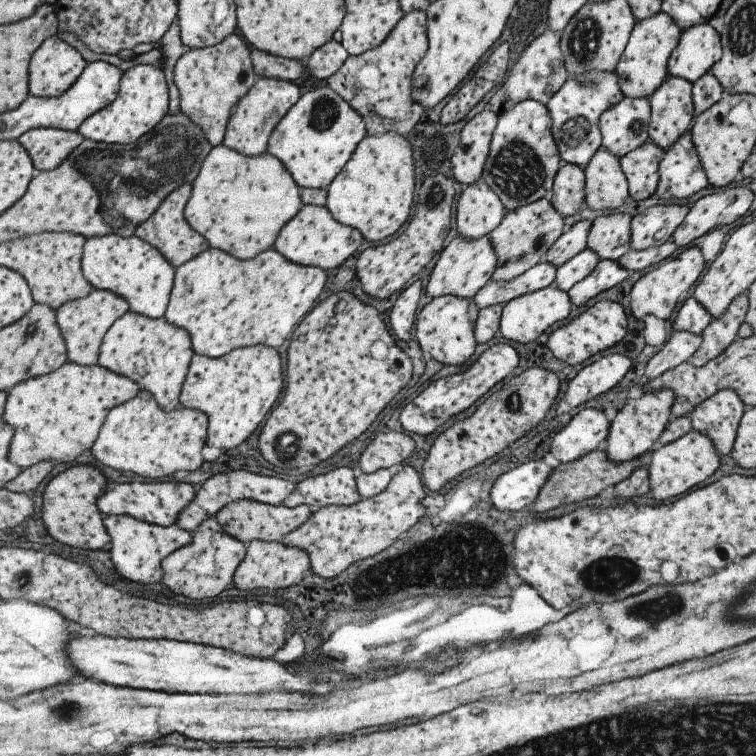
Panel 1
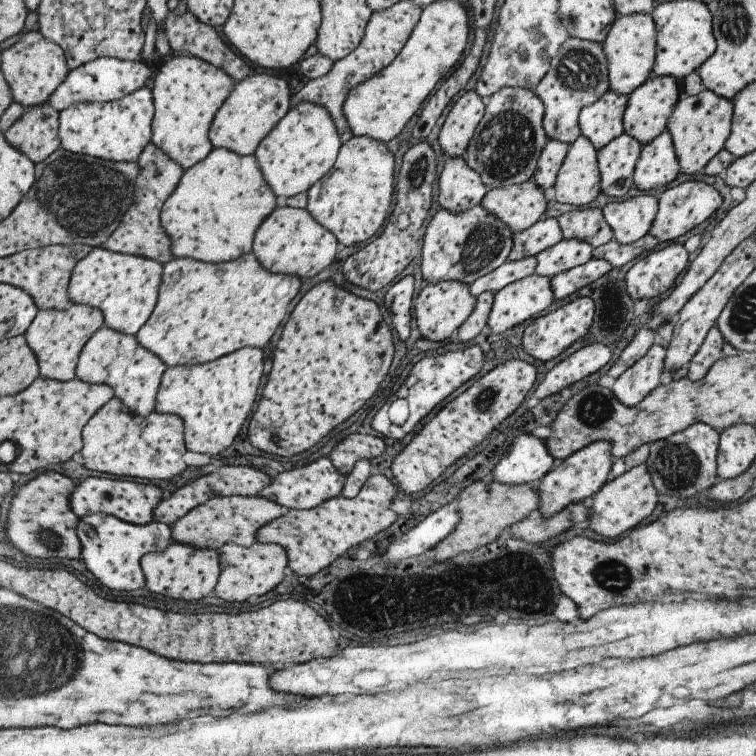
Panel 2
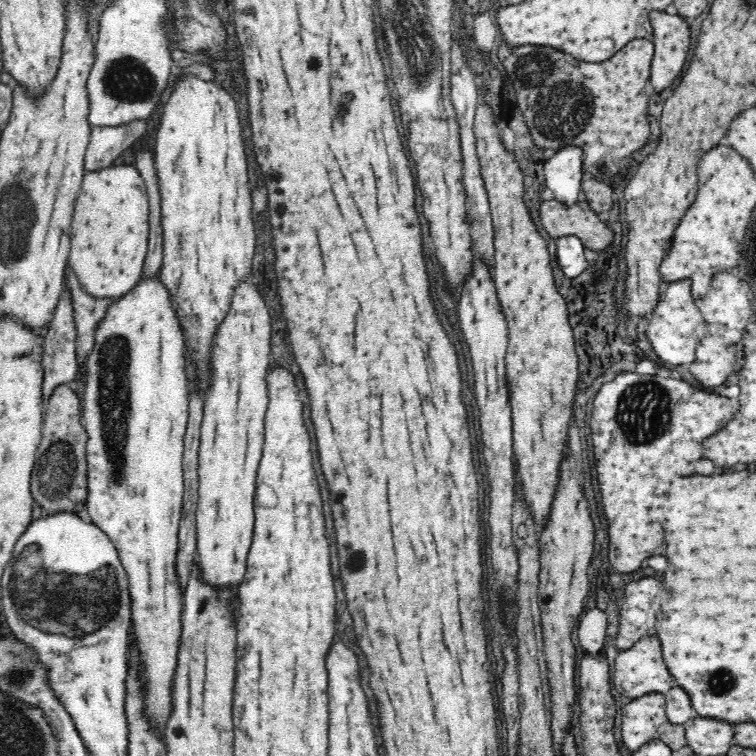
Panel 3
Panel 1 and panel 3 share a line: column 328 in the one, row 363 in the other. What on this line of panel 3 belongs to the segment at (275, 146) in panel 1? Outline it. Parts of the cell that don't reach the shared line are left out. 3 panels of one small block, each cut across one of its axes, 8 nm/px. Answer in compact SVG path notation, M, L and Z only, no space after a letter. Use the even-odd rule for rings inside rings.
M158 276L140 280L138 284L124 296L115 299L110 305L106 316L100 321L95 332L95 343L92 352L87 358L87 377L85 378L84 404L82 404L81 420L87 432L87 507L91 522L98 525L104 534L114 543L118 556L126 574L128 575L128 592L131 602L131 632L128 645L129 652L136 651L137 679L140 683L142 695L142 719L146 721L149 734L153 734L159 742L166 745L167 722L170 720L172 708L172 691L174 674L178 668L178 651L182 634L182 612L184 608L183 592L179 585L176 570L176 555L178 552L179 520L182 516L183 503L183 438L187 429L189 417L188 379L184 371L184 337L182 327L176 316L176 311L170 303L170 295L162 287Z

